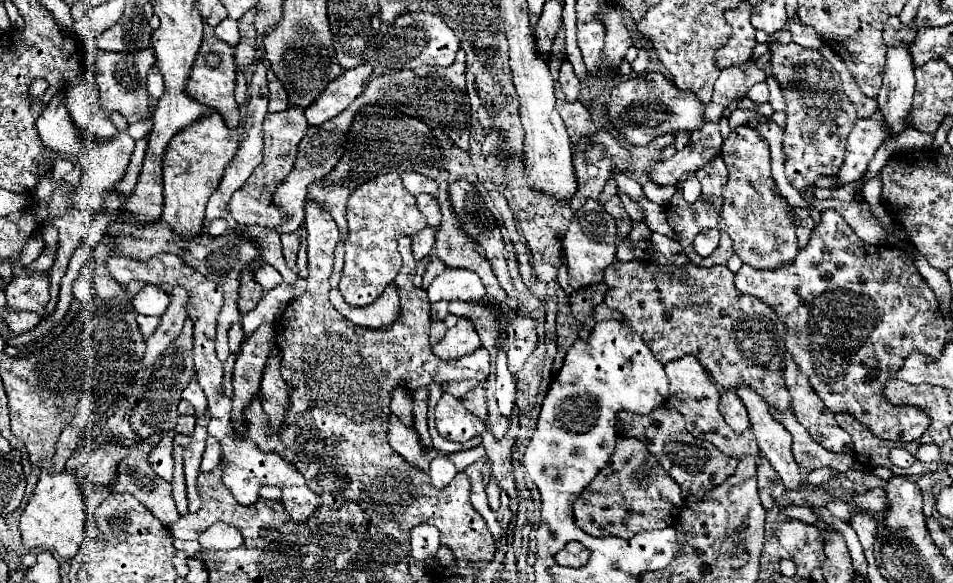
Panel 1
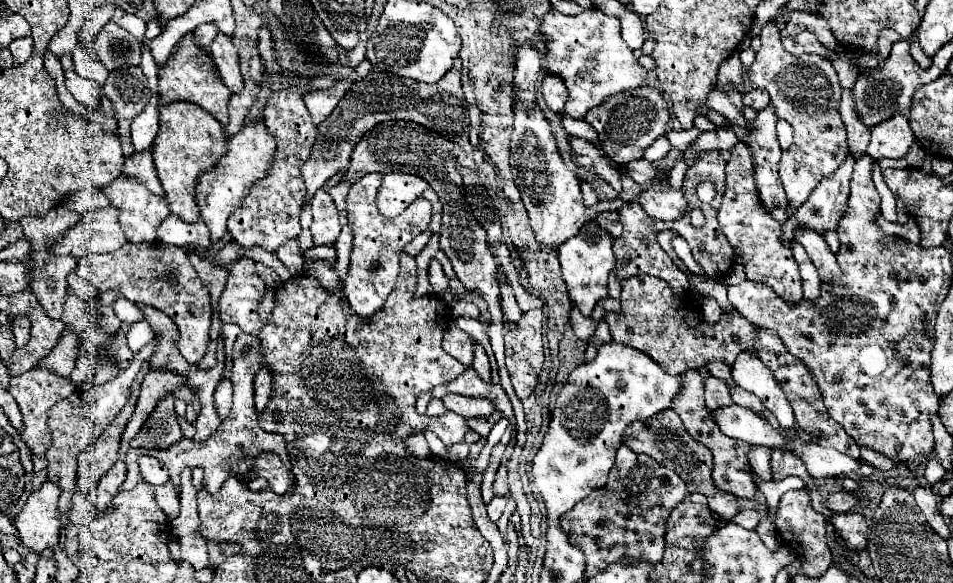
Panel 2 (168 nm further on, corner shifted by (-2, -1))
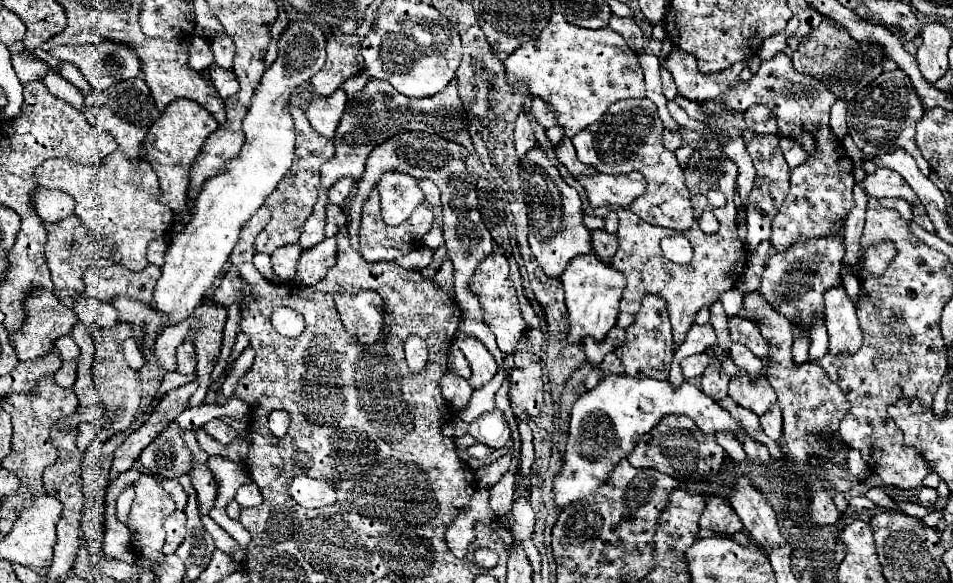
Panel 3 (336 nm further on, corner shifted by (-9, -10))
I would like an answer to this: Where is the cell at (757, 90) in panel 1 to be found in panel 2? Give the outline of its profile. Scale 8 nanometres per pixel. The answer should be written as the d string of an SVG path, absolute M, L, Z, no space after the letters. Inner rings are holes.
M754 89L754 91L748 91L748 93L744 95L742 103L744 103L746 107L752 107L754 111L762 111L764 107L768 107L768 97L766 97L766 93L762 93L760 89Z

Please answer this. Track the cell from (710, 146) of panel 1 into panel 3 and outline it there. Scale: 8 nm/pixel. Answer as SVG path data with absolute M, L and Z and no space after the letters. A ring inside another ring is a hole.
M597 174L597 176L577 176L581 186L587 190L589 202L593 208L607 206L607 204L619 204L629 206L635 198L645 194L647 182L641 178L641 174Z

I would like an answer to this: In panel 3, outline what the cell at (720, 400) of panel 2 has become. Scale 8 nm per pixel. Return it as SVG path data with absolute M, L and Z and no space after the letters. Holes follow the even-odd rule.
M705 368L701 376L701 390L707 396L711 396L713 400L723 400L727 396L727 384L729 384L729 376L723 370Z

